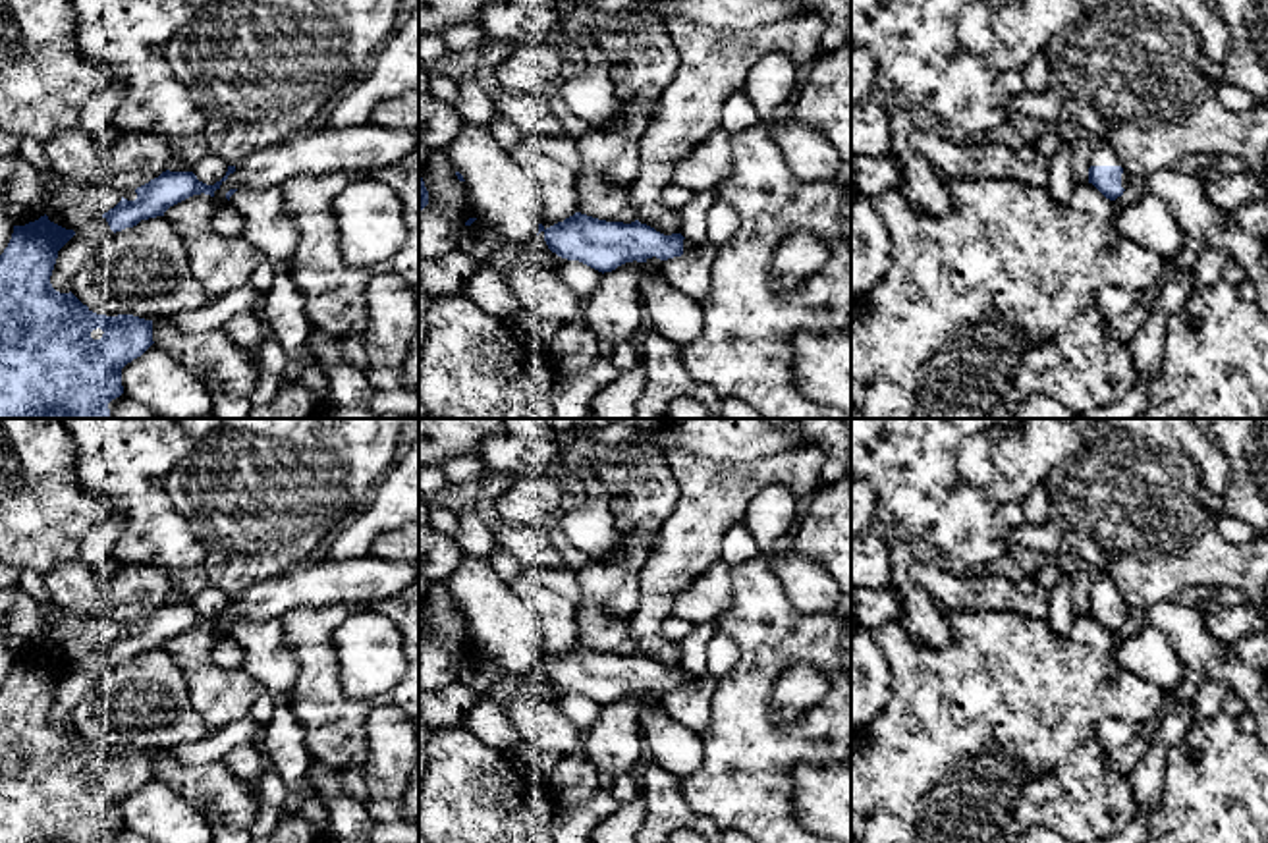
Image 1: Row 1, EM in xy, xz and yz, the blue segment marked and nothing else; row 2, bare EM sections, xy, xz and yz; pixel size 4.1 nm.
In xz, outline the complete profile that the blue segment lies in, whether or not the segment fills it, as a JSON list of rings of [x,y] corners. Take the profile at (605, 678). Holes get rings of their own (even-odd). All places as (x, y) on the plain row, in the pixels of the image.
[[[581,644],[550,660],[538,656],[538,666],[552,685],[579,693],[598,704],[612,704],[625,694],[662,694],[674,689],[693,689],[701,675],[687,673],[681,666],[664,667],[641,656],[606,654]]]

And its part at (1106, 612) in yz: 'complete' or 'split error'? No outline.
split error

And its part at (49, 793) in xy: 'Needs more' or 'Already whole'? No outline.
Already whole

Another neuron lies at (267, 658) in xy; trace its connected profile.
[[[237,621],[230,635],[245,648],[241,669],[253,675],[276,704],[288,704],[297,677],[297,660],[284,644],[278,621]]]

